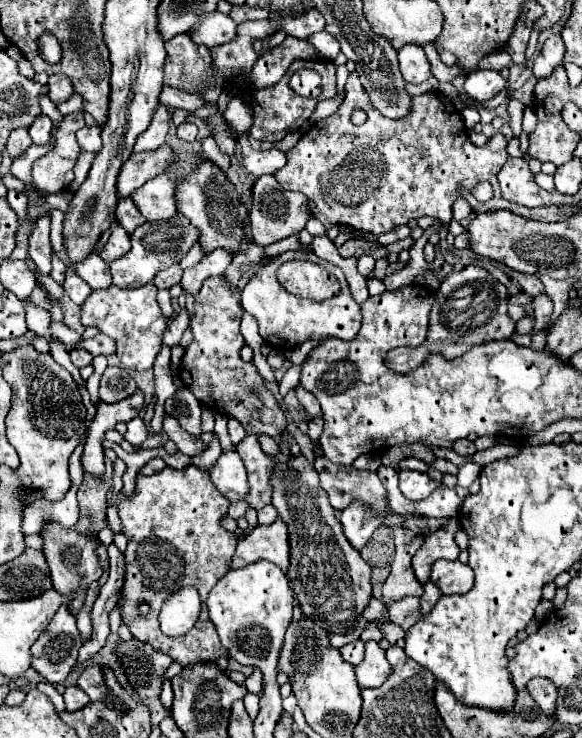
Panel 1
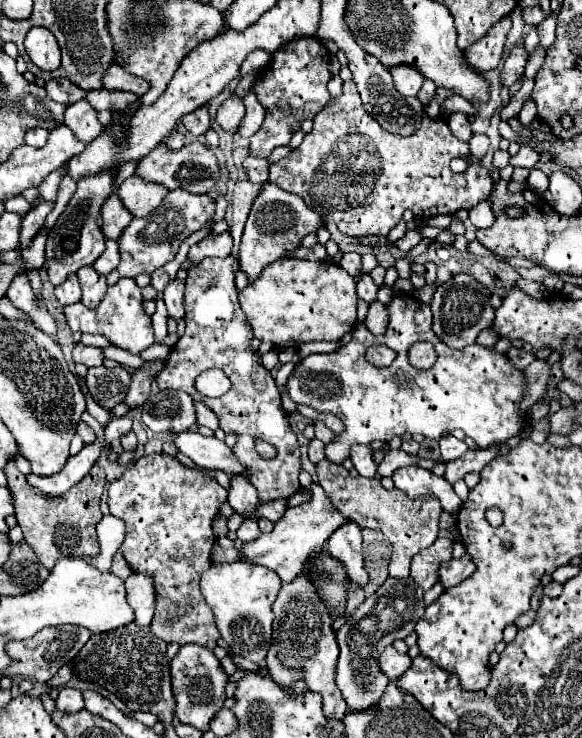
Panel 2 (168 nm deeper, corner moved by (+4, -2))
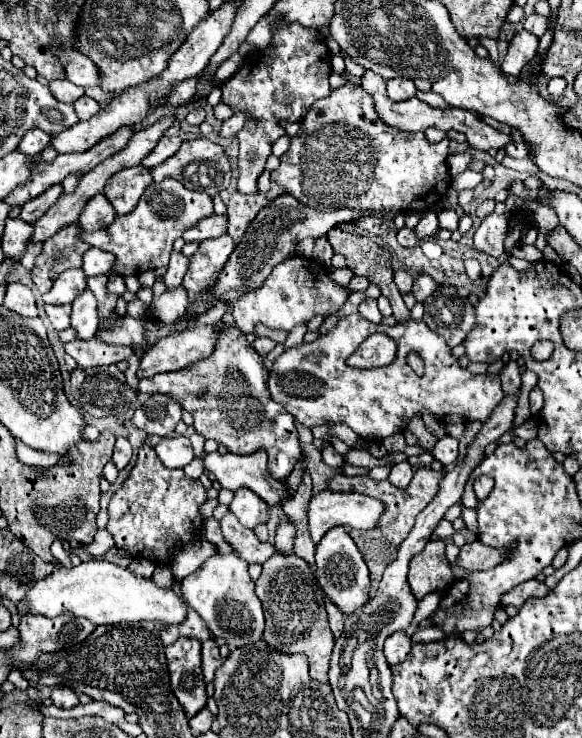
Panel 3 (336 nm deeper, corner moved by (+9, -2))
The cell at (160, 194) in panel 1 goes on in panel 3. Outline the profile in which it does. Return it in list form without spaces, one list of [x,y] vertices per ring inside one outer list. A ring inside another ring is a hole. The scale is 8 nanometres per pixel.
[[[141,164],[131,166],[131,168],[125,168],[113,174],[109,182],[105,184],[103,194],[113,204],[117,214],[129,214],[137,206],[149,182],[153,182],[151,168],[145,168]]]

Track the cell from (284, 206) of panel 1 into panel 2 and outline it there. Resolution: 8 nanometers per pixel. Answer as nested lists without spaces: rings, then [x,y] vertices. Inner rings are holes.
[[[264,182],[260,194],[254,198],[246,226],[244,226],[244,234],[242,234],[242,244],[240,244],[240,268],[248,274],[248,282],[252,282],[264,266],[268,266],[270,262],[282,258],[286,252],[292,252],[300,240],[314,232],[318,226],[322,226],[320,216],[310,210],[302,198],[284,192],[282,188],[274,186],[272,182]]]

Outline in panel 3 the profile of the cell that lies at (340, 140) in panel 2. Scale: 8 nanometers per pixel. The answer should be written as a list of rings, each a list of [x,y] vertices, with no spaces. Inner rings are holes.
[[[345,84],[343,88],[331,90],[327,98],[317,100],[311,110],[301,120],[301,130],[291,138],[289,150],[281,156],[281,166],[271,172],[271,180],[281,184],[291,196],[303,202],[309,208],[317,210],[339,210],[339,208],[361,208],[361,210],[385,210],[391,218],[397,212],[421,212],[427,206],[441,200],[449,186],[447,170],[447,148],[449,138],[443,138],[437,144],[427,142],[423,132],[405,134],[385,126],[375,112],[373,98],[365,94],[359,86]]]

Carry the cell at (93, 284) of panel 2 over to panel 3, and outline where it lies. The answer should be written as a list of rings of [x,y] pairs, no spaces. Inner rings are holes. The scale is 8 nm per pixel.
[[[85,290],[73,304],[71,328],[79,340],[89,340],[97,332],[97,300],[91,290]]]

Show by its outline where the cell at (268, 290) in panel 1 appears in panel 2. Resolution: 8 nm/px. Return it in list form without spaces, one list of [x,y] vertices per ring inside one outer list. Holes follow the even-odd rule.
[[[282,258],[278,262],[272,262],[262,270],[262,274],[250,282],[240,294],[238,294],[240,306],[246,314],[248,324],[252,326],[254,338],[260,342],[272,342],[274,346],[284,346],[288,342],[336,342],[344,334],[352,332],[356,324],[356,282],[354,278],[342,270],[338,264],[332,264],[328,260],[322,262],[310,262],[310,260],[296,260],[296,258]]]

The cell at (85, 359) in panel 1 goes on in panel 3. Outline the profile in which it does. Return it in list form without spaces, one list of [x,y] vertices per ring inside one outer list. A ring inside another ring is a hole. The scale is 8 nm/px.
[[[99,338],[91,340],[71,340],[65,344],[65,352],[75,358],[75,362],[81,368],[95,368],[95,366],[107,366],[117,364],[121,360],[127,360],[133,350],[129,346],[119,344],[107,344]]]

